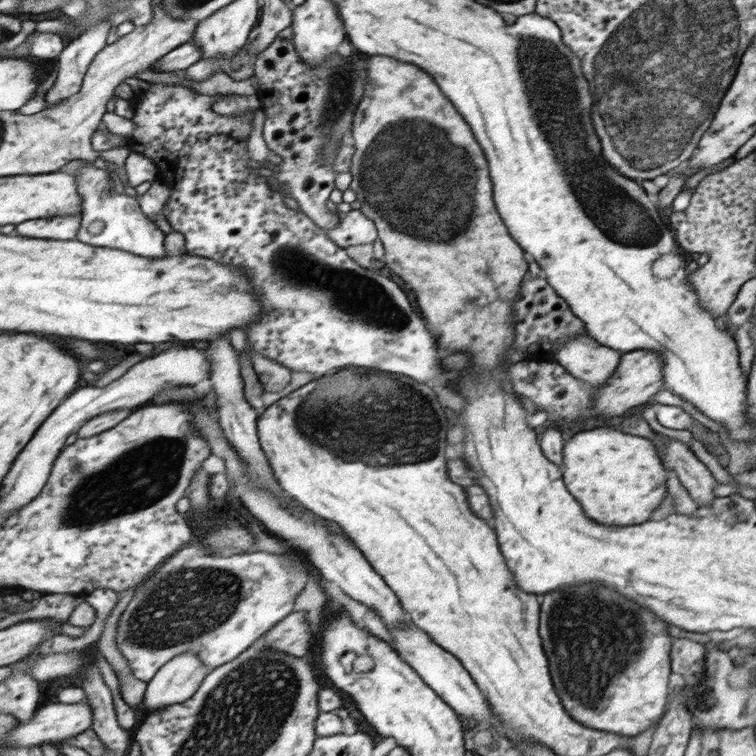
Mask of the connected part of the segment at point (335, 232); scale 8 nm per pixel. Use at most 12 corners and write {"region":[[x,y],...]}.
{"region":[[362,209],[341,216],[328,236],[340,248],[373,244],[376,225]]}

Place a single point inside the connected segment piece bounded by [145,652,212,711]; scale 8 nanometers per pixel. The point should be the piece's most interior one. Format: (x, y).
(180, 680)

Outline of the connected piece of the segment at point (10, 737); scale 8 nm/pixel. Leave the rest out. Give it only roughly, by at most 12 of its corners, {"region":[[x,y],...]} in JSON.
{"region":[[89,700],[44,705],[8,735],[10,746],[60,744],[94,728]]}

